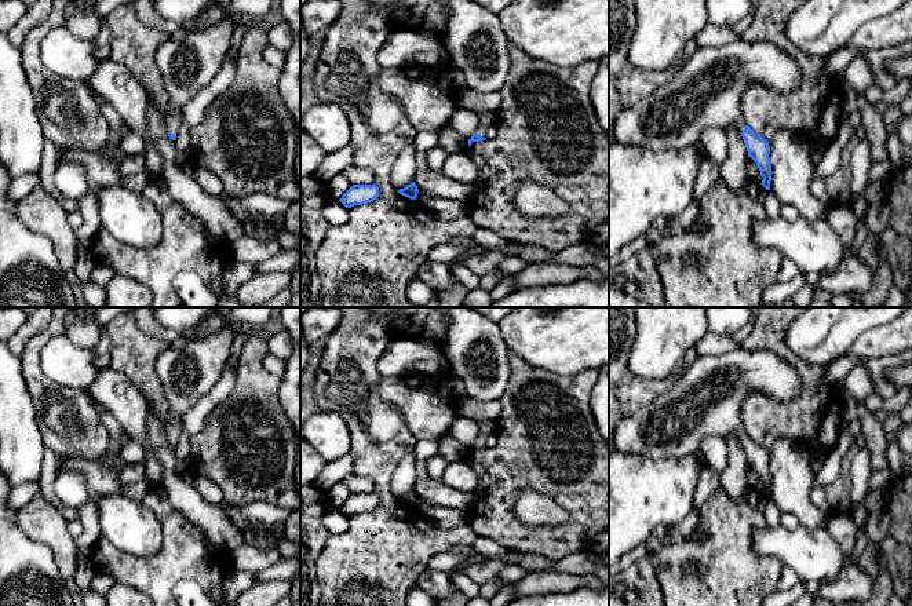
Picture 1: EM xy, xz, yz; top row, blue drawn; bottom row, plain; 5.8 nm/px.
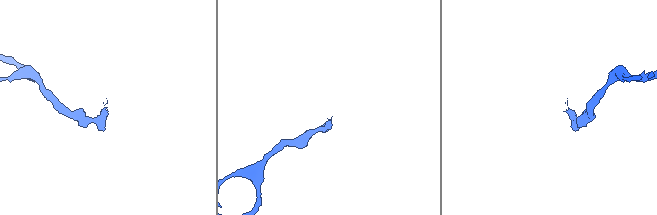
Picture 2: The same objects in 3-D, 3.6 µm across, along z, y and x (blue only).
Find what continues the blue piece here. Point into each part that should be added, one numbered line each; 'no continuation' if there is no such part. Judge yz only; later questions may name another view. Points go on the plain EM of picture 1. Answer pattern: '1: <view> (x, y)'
1: yz (707, 400)

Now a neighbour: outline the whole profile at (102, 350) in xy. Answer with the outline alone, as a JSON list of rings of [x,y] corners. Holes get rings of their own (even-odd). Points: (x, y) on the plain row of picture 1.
[[[105,326],[101,328],[101,340],[99,343],[96,344],[95,347],[95,354],[96,354],[96,358],[98,358],[98,366],[101,369],[105,369],[105,368],[109,368],[109,364],[110,364],[110,340],[109,340],[109,336],[107,336],[107,331]]]

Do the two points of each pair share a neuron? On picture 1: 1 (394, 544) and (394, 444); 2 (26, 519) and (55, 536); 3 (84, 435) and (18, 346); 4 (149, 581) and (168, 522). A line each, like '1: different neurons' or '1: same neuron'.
1: same neuron
2: same neuron
3: different neurons
4: same neuron

